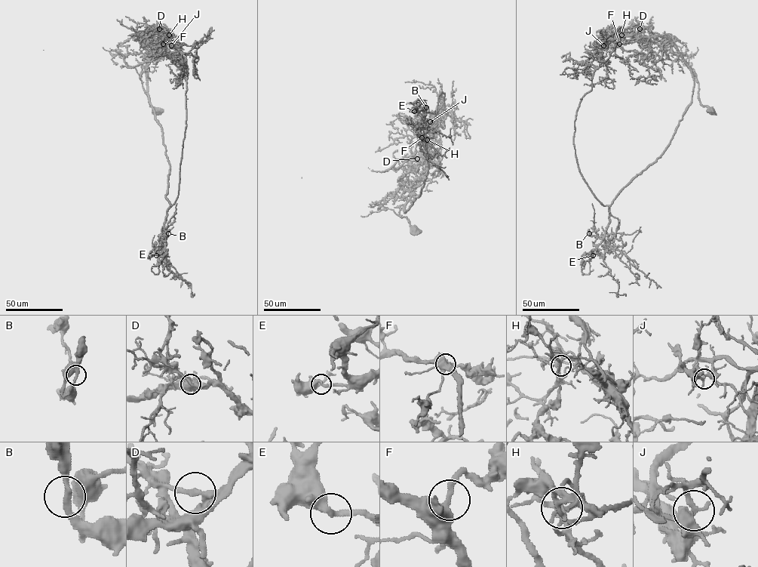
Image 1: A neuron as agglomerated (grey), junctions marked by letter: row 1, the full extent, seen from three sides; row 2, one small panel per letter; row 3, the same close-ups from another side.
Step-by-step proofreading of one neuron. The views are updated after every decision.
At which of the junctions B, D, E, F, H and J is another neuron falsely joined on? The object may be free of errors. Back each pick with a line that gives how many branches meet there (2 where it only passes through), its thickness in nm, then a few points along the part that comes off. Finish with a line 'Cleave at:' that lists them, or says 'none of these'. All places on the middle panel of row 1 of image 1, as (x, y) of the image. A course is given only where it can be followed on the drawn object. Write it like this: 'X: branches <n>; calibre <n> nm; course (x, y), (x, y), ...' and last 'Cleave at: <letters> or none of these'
D: branches 2; calibre 280 nm; course (417, 158), (403, 159), (403, 161), (409, 159), (403, 158), (380, 172), (368, 167), (302, 177)
Cleave at: D

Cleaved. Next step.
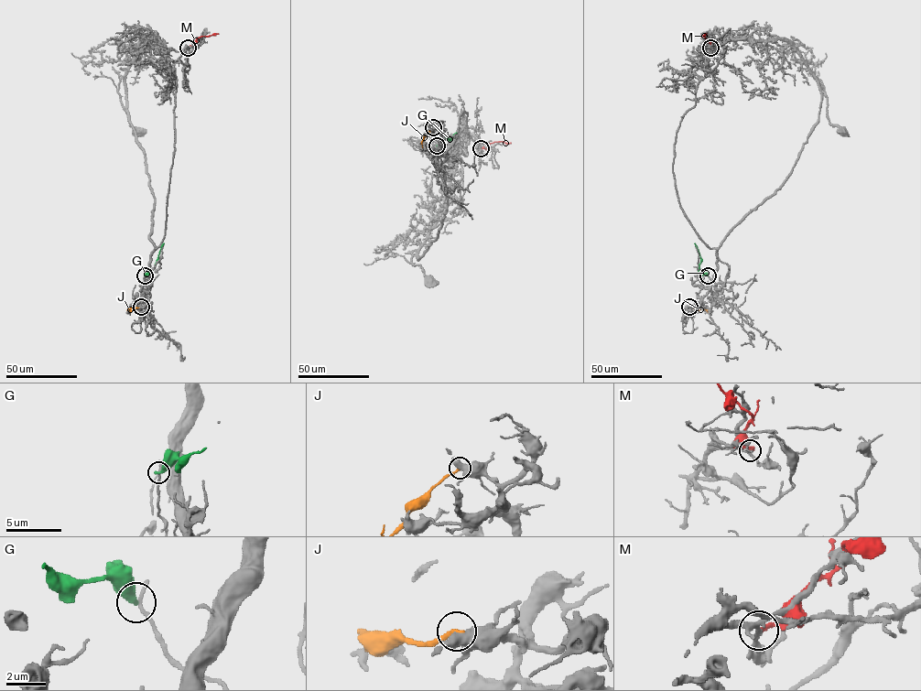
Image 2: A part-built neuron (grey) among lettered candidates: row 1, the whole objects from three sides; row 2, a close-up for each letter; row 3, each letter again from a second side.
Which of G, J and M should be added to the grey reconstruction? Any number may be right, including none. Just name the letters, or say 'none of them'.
none of them

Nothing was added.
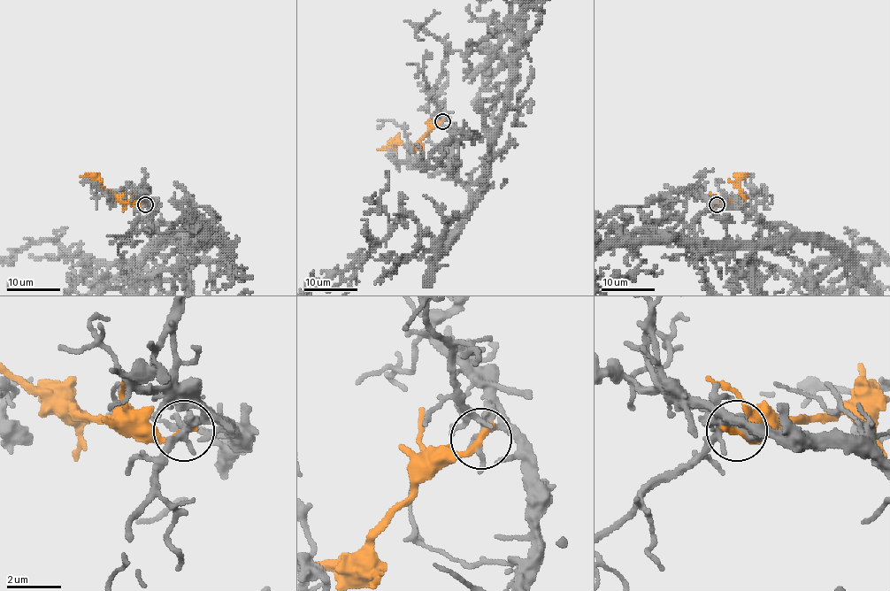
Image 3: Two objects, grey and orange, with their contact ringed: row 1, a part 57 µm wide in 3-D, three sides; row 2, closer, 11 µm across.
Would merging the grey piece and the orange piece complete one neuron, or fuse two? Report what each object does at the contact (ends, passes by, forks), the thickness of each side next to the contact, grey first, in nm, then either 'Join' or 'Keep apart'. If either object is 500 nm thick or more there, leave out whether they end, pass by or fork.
At the ring grey forks. At the ring orange ends. Thickness 240 nm (grey) against 320 nm. Keep apart

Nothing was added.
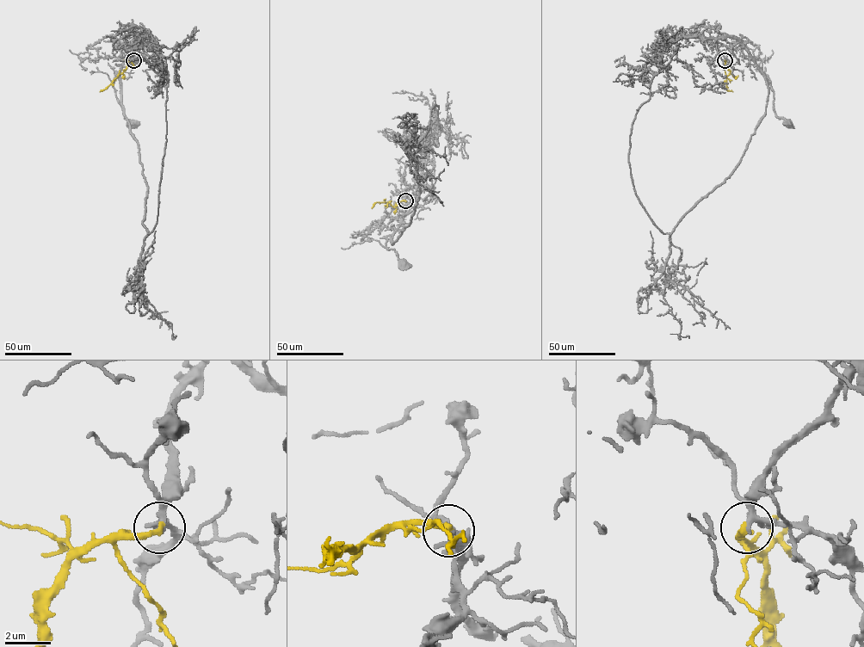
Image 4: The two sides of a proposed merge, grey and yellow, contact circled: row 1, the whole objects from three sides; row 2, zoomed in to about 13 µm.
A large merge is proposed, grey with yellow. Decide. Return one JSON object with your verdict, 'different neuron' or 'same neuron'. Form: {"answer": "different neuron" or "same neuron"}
{"answer": "same neuron"}

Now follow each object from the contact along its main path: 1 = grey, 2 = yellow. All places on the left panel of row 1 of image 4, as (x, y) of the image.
1: (133, 60), (136, 48), (132, 43), (123, 67), (115, 74), (113, 87), (123, 114), (131, 123)
2: (133, 60), (100, 92)

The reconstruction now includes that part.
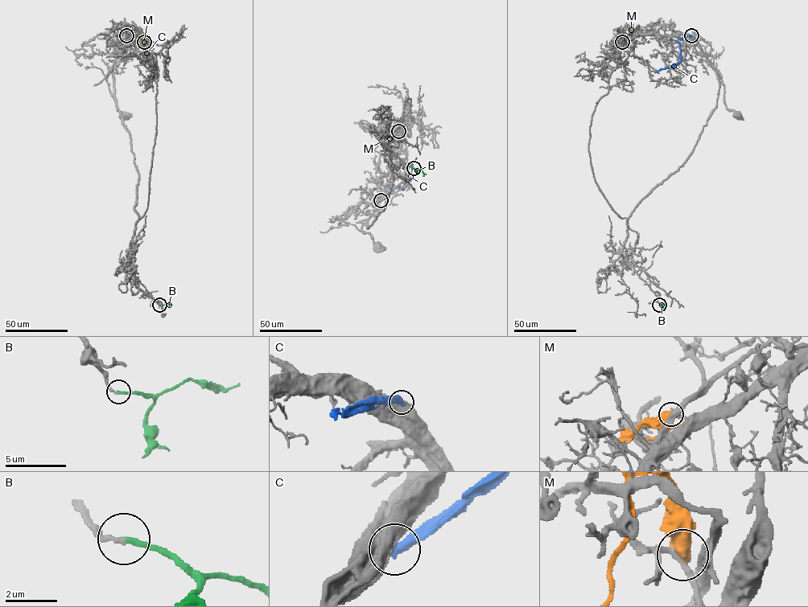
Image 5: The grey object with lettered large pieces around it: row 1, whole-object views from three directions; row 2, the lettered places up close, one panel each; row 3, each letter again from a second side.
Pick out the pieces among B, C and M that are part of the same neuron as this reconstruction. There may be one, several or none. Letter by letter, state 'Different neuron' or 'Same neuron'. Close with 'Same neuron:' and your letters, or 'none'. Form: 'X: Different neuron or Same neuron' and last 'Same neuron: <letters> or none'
B: Same neuron
C: Different neuron
M: Different neuron
Same neuron: B

